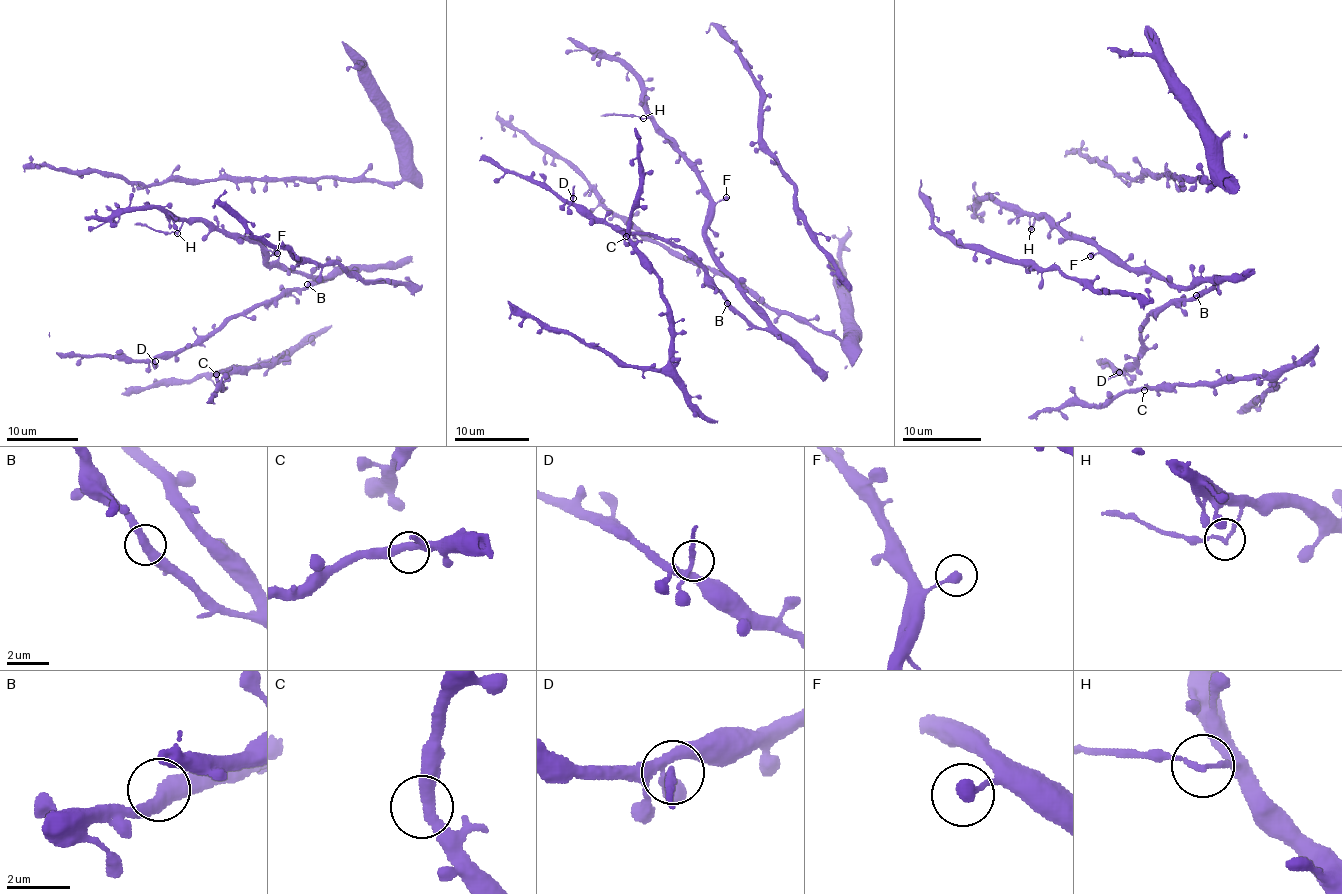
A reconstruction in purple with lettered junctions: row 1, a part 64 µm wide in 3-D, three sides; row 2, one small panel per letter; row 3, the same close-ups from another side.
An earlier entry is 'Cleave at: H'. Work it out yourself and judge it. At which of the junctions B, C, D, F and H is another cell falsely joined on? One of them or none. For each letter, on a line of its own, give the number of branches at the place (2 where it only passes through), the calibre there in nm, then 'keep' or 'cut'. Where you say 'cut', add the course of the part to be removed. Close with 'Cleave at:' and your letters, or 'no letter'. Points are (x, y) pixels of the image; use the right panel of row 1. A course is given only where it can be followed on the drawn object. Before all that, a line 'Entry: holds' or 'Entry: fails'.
Entry: holds
B: branches 2; calibre 440 nm; keep
C: branches 2; calibre 360 nm; keep
D: branches 2; calibre 240 nm; keep
F: branches 1; calibre 400 nm; keep
H: branches 2; calibre 150 nm; cut
Cleave at: H

